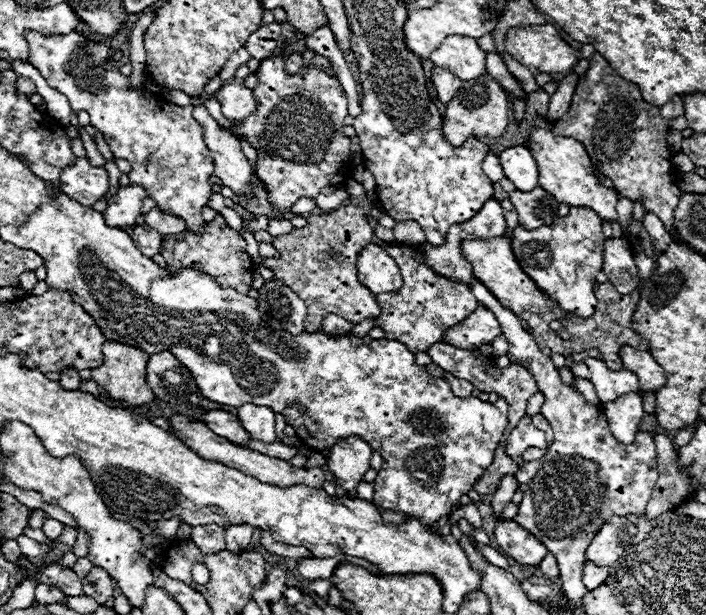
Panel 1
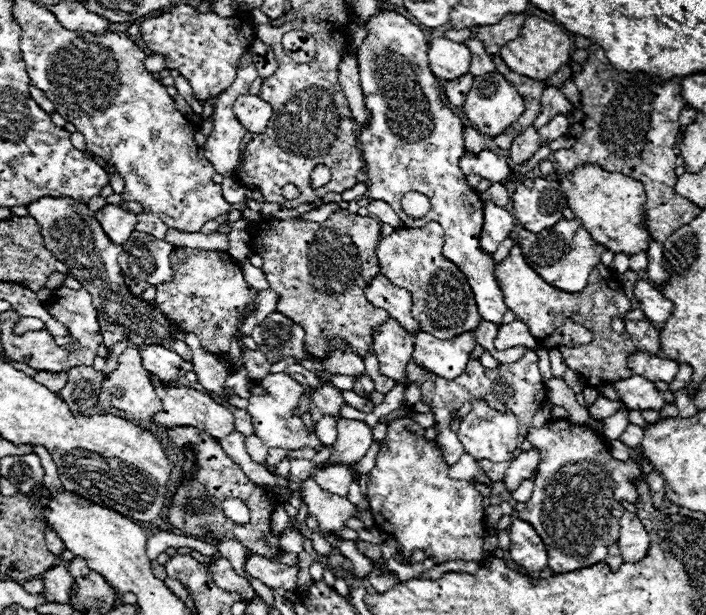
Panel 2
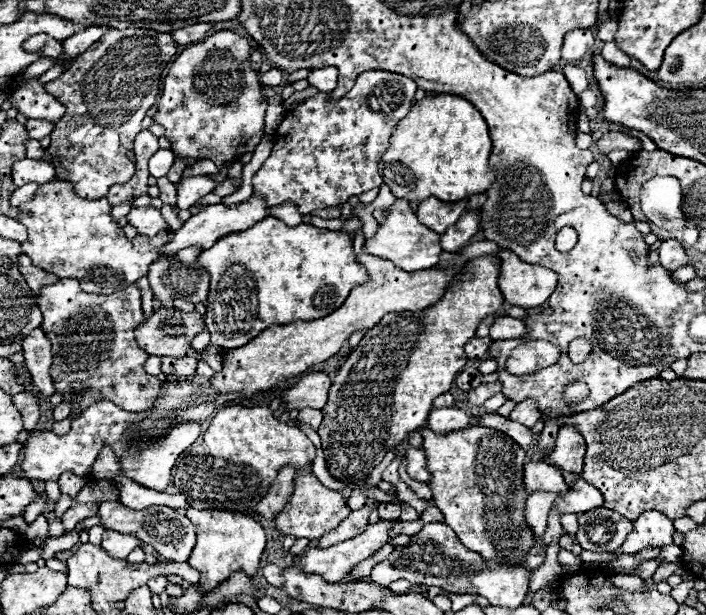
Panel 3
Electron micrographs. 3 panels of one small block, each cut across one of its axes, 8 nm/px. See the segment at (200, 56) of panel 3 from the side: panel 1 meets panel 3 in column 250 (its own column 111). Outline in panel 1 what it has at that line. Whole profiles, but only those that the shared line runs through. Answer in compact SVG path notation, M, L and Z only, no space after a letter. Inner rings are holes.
M26 34L30 42L30 64L40 70L46 82L64 94L72 112L86 110L90 124L98 128L116 158L130 162L130 182L150 190L150 198L166 214L176 214L186 222L188 230L202 230L202 208L208 204L212 190L208 178L214 174L214 158L204 144L202 126L192 116L192 104L176 106L156 94L128 88L128 78L108 60L112 48L102 42L90 42L82 34L42 36Z

